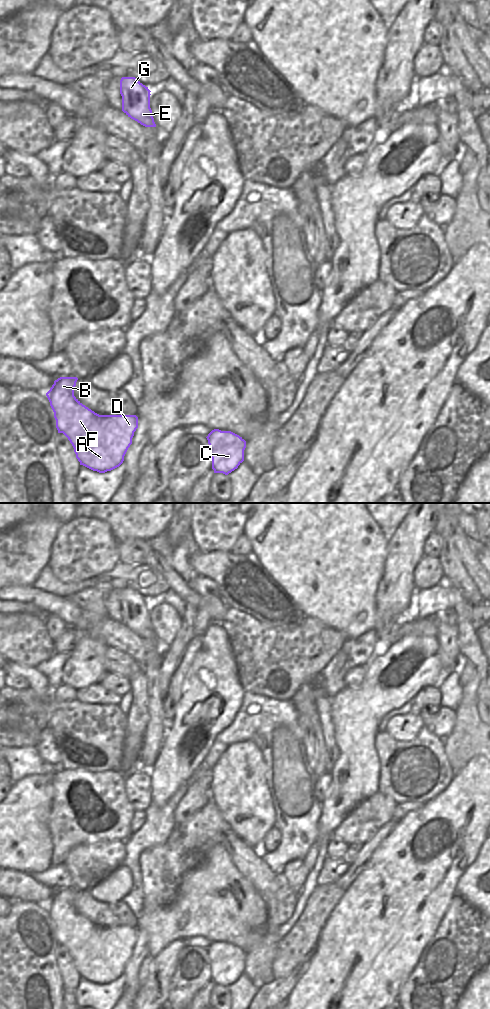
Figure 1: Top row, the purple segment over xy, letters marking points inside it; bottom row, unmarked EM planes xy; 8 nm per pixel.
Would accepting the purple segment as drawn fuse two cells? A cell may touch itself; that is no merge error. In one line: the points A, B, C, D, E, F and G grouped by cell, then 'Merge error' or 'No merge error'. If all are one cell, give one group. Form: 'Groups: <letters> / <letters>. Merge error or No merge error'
Groups: A B C D E F G. No merge error

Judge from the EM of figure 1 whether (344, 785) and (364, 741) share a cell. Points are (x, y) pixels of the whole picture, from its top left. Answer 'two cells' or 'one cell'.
one cell

